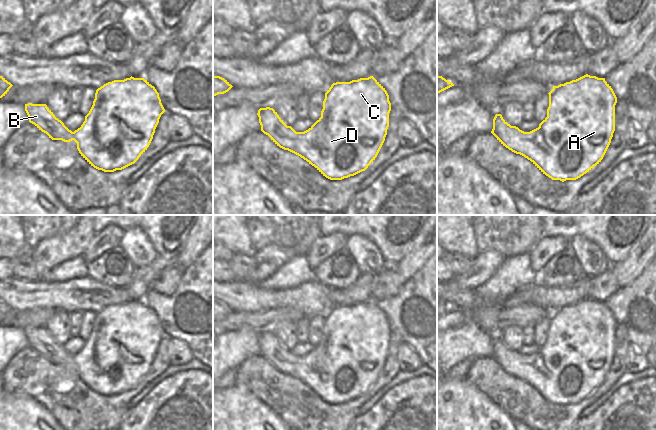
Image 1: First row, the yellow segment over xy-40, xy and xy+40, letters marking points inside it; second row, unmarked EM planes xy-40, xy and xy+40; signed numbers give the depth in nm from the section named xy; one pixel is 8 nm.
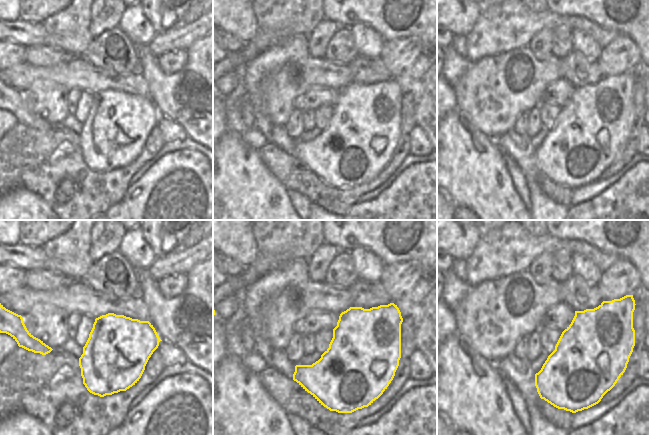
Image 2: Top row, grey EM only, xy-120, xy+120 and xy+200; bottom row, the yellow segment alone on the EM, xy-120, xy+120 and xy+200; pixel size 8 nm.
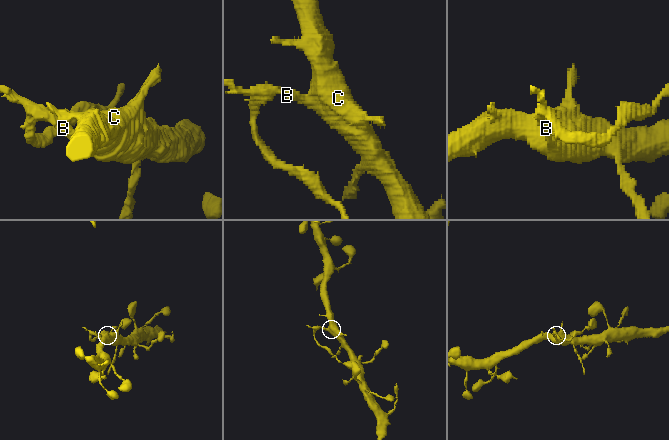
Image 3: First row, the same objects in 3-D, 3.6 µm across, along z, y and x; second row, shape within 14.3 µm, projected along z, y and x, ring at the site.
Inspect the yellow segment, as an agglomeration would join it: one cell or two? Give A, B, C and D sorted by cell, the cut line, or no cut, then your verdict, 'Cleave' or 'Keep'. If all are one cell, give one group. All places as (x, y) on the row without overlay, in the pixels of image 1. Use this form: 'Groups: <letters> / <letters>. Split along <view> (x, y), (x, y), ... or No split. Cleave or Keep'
Groups: A C D / B. Split along xy (289, 350), (277, 351), (268, 359). Cleave

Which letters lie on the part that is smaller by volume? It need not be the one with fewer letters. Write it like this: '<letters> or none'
B

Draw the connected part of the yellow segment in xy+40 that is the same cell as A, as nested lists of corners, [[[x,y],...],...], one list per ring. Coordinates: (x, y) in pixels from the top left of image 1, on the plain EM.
[[[588,298],[553,310],[547,341],[539,351],[524,356],[518,351],[501,351],[493,359],[506,372],[530,384],[552,404],[576,404],[603,383],[615,355],[617,321],[605,302]]]

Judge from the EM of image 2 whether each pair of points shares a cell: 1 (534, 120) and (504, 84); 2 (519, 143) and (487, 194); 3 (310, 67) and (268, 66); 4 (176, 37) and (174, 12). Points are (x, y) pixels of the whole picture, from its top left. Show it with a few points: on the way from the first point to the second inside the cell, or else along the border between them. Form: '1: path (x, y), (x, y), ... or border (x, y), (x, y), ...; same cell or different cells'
1: border (538, 106), (529, 111); different cells
2: border (494, 139), (503, 152); different cells
3: border (304, 57), (286, 62), (263, 80); different cells
4: border (184, 24), (157, 33); different cells

